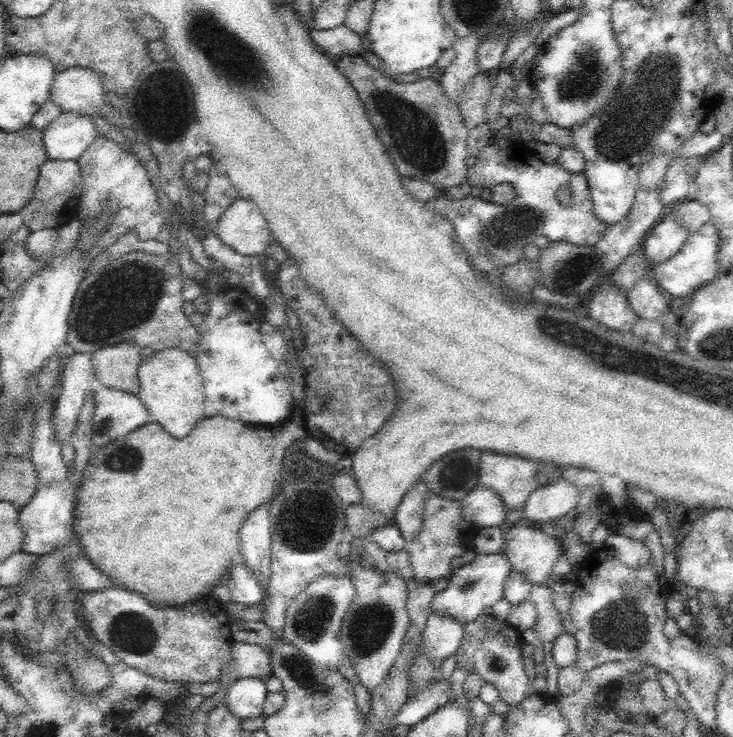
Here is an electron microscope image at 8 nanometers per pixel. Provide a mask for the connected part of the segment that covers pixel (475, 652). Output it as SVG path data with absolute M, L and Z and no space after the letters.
M480 614L474 620L465 622L462 643L456 650L456 664L469 672L479 674L485 684L491 684L499 692L499 700L516 706L529 692L529 678L522 664L522 648L524 645L522 632L508 620L500 619L491 614Z

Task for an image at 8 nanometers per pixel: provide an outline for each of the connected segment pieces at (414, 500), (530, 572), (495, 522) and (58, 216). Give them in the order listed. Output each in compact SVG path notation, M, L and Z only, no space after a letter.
M418 481L412 489L404 496L399 508L394 514L394 523L401 531L401 536L410 542L416 532L422 528L424 510L426 507L426 496L429 494L426 483Z
M514 524L514 526L506 528L504 539L503 554L509 560L512 571L524 574L530 580L530 583L546 582L546 578L550 576L556 560L562 554L560 542L556 538L550 537L537 525L520 526L520 524Z
M478 485L461 501L461 514L477 528L502 527L509 509L492 488Z
M47 160L41 166L32 198L19 210L23 216L23 225L36 232L42 229L56 229L68 224L75 216L76 204L80 193L78 188L83 178L80 174L80 165L76 161Z

